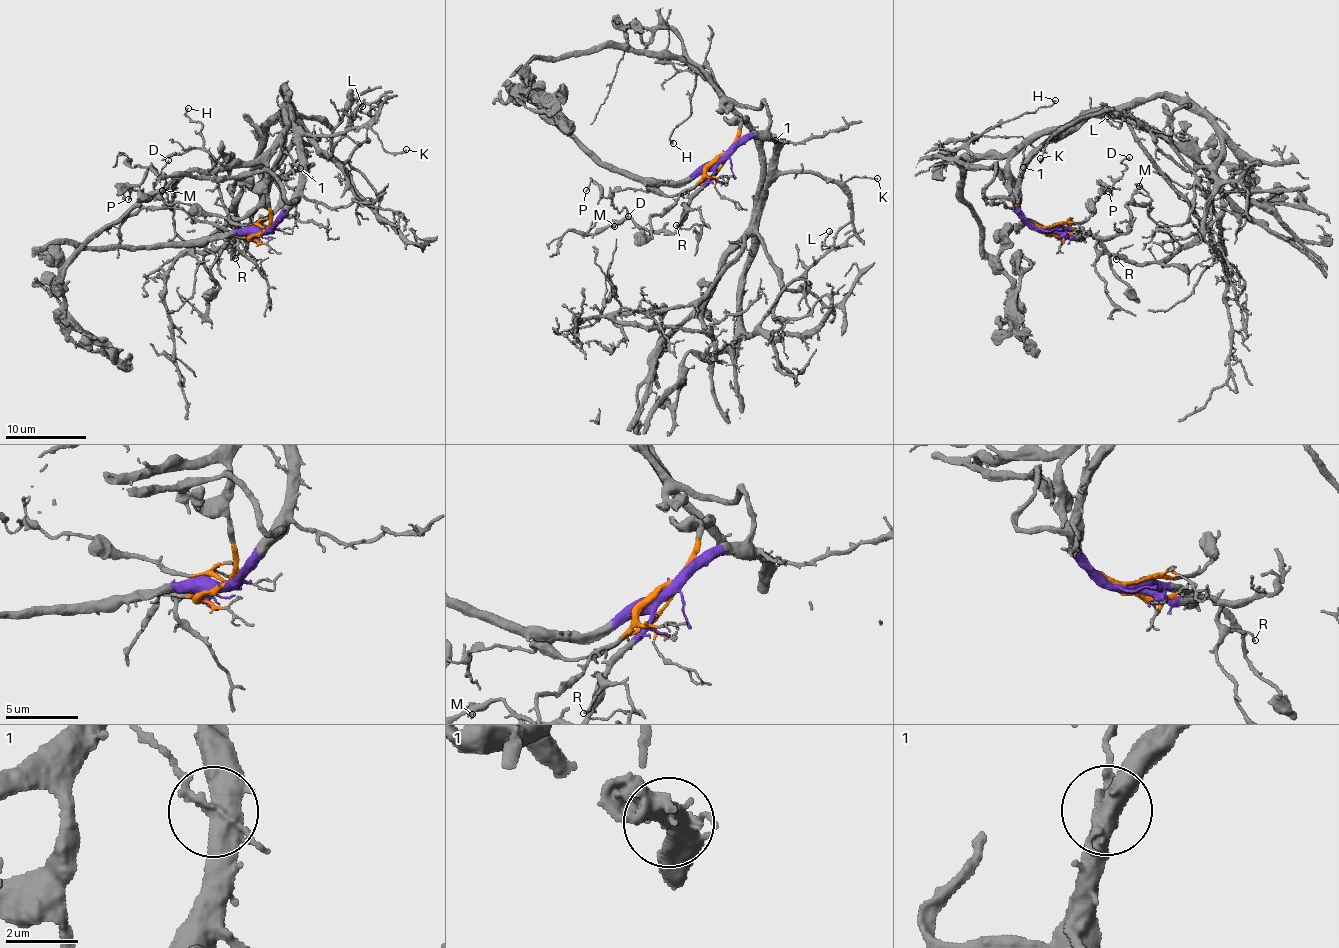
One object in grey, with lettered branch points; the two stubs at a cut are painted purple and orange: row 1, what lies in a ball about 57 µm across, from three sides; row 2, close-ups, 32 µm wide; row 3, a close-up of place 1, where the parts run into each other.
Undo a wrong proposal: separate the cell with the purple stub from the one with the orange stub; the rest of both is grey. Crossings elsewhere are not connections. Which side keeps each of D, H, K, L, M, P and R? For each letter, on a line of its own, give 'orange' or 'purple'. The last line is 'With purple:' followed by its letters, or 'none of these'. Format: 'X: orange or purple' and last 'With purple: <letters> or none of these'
D: orange
H: orange
K: purple
L: purple
M: purple
P: orange
R: purple
With purple: K, L, M, R

